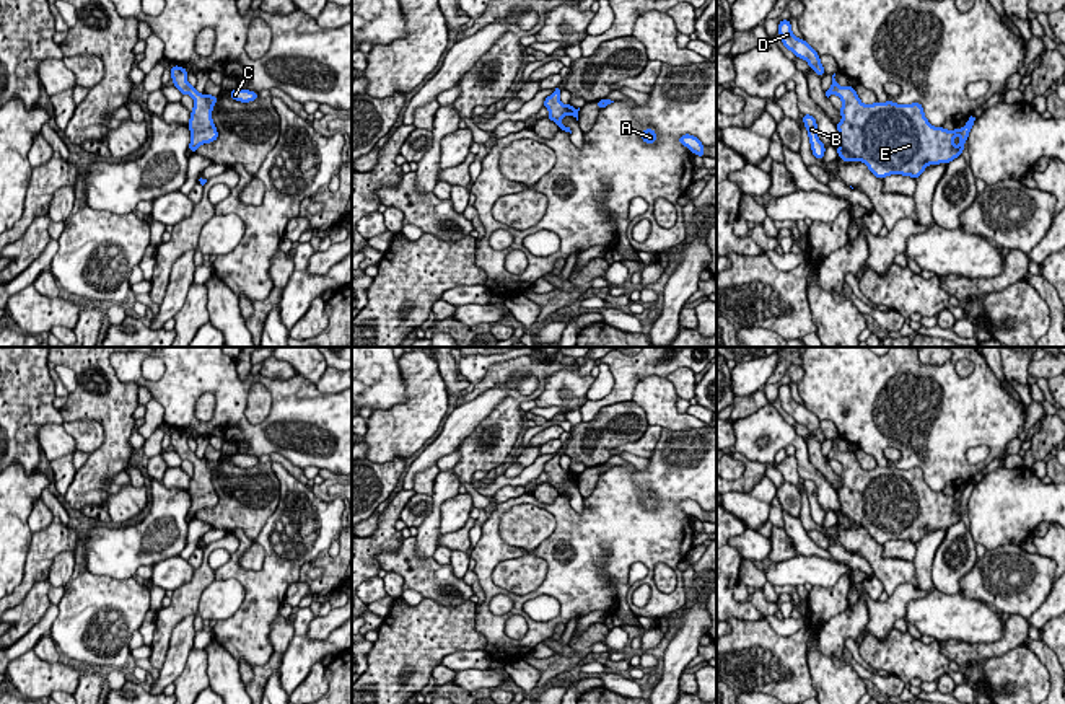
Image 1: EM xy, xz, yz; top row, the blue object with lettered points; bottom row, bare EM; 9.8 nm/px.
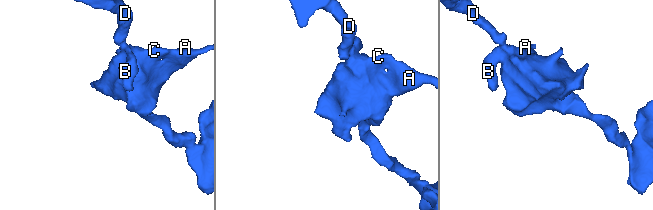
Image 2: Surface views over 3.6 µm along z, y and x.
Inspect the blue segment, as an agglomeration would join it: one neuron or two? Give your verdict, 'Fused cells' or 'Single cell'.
Single cell

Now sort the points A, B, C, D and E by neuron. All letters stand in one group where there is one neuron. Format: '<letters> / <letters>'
A B C D E

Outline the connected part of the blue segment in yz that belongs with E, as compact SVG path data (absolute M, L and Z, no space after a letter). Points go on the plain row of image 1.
M832 440L832 450L826 461L837 460L842 464L840 481L842 486L835 489L839 495L837 520L850 528L852 525L861 526L879 544L891 539L912 541L918 544L928 530L949 528L961 521L964 508L974 491L975 482L969 482L966 491L954 495L935 492L928 487L920 468L897 469L892 466L863 469L853 451L842 453Z

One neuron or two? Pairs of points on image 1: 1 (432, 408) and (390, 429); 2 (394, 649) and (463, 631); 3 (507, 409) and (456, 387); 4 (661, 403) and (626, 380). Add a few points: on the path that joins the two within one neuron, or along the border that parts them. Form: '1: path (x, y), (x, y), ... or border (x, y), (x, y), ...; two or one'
1: path (422, 414), (404, 429), (399, 429); one
2: path (411, 642), (429, 631), (447, 631); one
3: border (463, 391), (456, 396); two
4: border (665, 377), (644, 377), (631, 400); two

